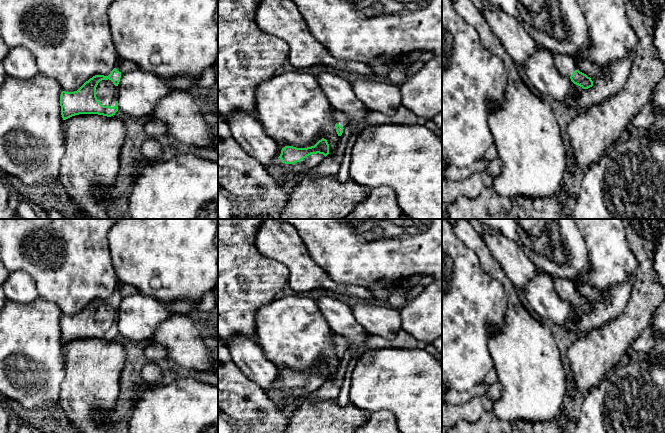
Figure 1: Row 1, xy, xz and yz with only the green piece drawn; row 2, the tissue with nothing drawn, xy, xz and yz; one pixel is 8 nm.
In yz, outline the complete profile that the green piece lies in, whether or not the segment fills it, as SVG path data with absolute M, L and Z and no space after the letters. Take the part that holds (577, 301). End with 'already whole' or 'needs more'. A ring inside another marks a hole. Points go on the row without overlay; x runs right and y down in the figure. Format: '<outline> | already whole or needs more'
M554 277L553 282L561 299L569 300L574 308L583 313L588 313L593 310L591 302L576 293L574 281L566 278Z | needs more

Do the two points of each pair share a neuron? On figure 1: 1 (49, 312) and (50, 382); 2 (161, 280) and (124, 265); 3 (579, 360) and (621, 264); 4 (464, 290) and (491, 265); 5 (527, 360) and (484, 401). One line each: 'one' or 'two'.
1: one
2: one
3: two
4: two
5: two

